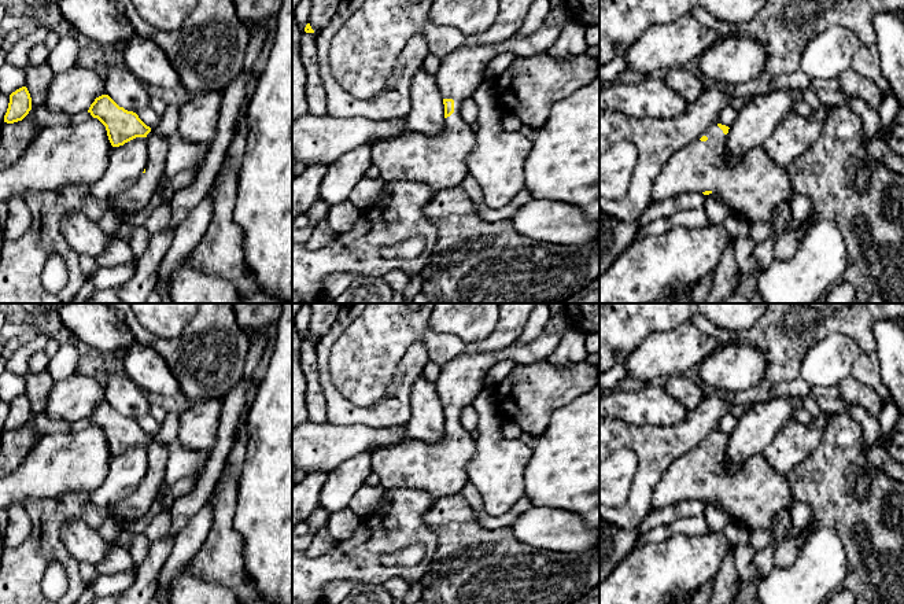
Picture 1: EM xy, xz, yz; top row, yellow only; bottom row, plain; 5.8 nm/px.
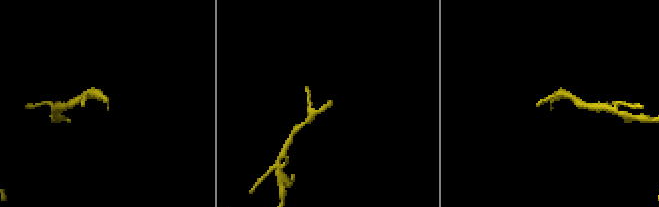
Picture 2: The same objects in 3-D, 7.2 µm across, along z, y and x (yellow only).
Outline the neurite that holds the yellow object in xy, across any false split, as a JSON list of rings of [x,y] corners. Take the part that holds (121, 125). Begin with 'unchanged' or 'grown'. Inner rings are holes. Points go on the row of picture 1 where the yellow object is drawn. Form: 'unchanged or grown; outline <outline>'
grown; outline [[[108,95],[96,97],[88,113],[106,126],[112,147],[123,146],[136,137],[147,139],[148,161],[143,174],[133,187],[107,200],[111,209],[123,214],[140,211],[148,205],[165,173],[169,140],[154,133],[136,113],[119,107]]]

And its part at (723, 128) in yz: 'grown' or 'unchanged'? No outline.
grown

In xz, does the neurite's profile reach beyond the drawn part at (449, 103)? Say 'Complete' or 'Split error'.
Split error

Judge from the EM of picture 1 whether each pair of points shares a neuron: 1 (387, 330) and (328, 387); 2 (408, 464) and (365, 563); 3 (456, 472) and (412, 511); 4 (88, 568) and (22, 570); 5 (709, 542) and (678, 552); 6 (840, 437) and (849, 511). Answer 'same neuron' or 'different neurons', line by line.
1: different neurons
2: different neurons
3: different neurons
4: different neurons
5: same neuron
6: same neuron

